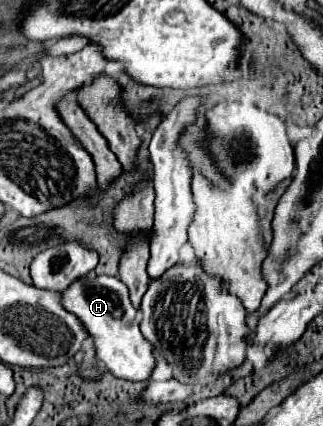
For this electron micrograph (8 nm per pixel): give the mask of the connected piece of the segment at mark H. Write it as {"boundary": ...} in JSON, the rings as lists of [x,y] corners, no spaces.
{"boundary":[[[84,275],[60,293],[60,301],[64,309],[76,315],[88,331],[96,349],[96,357],[106,367],[106,371],[120,379],[132,381],[144,381],[150,377],[156,363],[152,345],[140,331],[138,311],[132,307],[128,289],[120,279],[110,275]]]}

